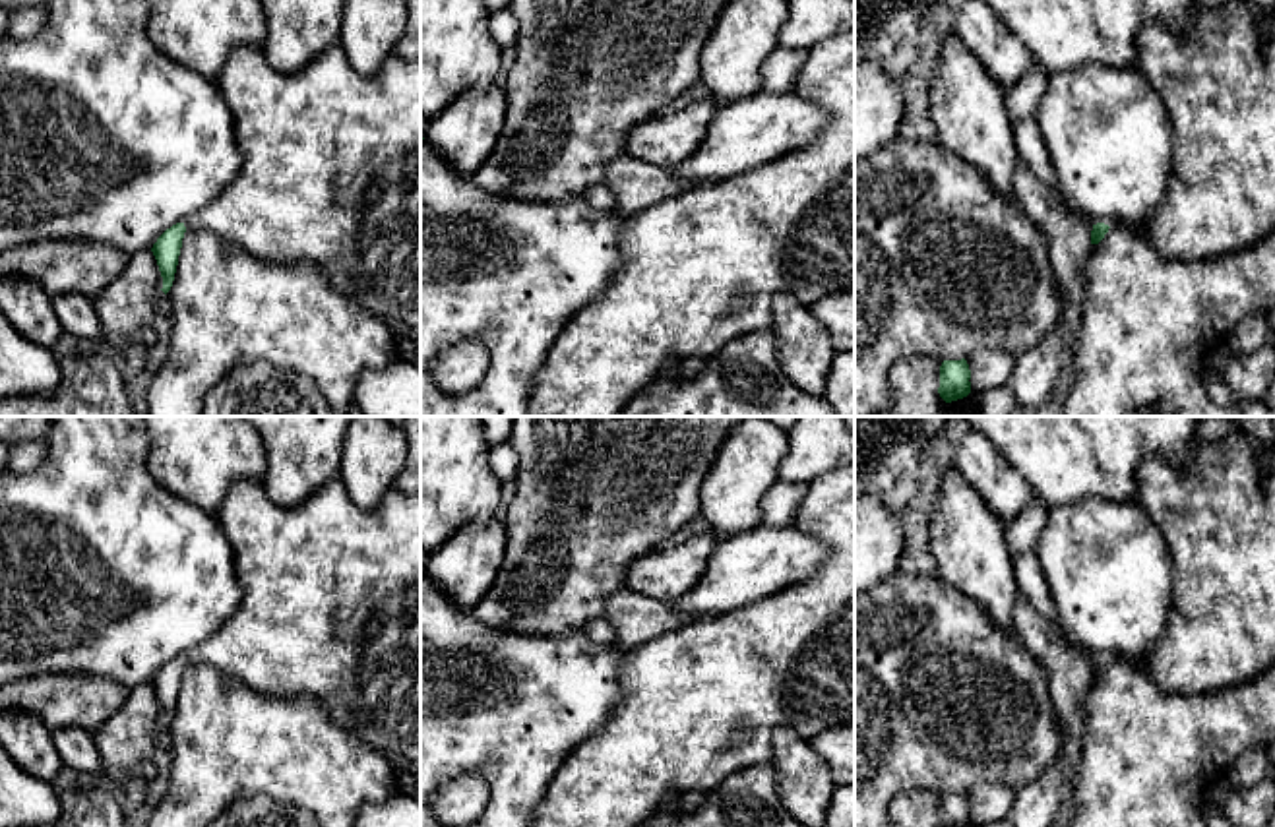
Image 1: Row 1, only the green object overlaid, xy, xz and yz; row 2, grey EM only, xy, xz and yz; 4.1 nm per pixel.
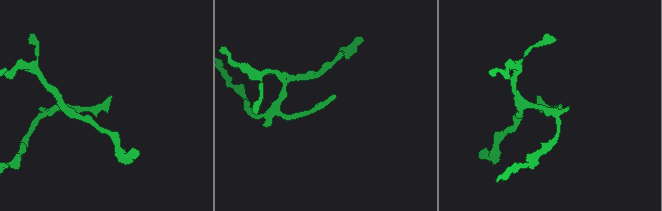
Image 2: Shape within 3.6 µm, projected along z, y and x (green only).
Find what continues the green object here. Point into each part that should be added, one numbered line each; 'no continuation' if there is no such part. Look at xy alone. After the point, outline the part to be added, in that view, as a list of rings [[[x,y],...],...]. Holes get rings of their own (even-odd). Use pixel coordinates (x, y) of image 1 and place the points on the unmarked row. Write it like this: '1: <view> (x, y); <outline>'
1: xy (330, 609); [[[335,476],[306,502],[295,507],[281,507],[265,494],[260,482],[240,478],[229,486],[215,519],[231,544],[242,600],[225,626],[182,655],[184,660],[205,662],[273,697],[308,695],[327,709],[329,719],[337,726],[355,734],[389,761],[403,759],[420,765],[420,494],[405,494],[391,488],[374,509],[364,511],[351,500],[341,476]]]

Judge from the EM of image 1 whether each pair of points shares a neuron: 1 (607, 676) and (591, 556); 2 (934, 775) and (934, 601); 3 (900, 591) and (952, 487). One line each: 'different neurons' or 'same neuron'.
1: different neurons
2: same neuron
3: different neurons

